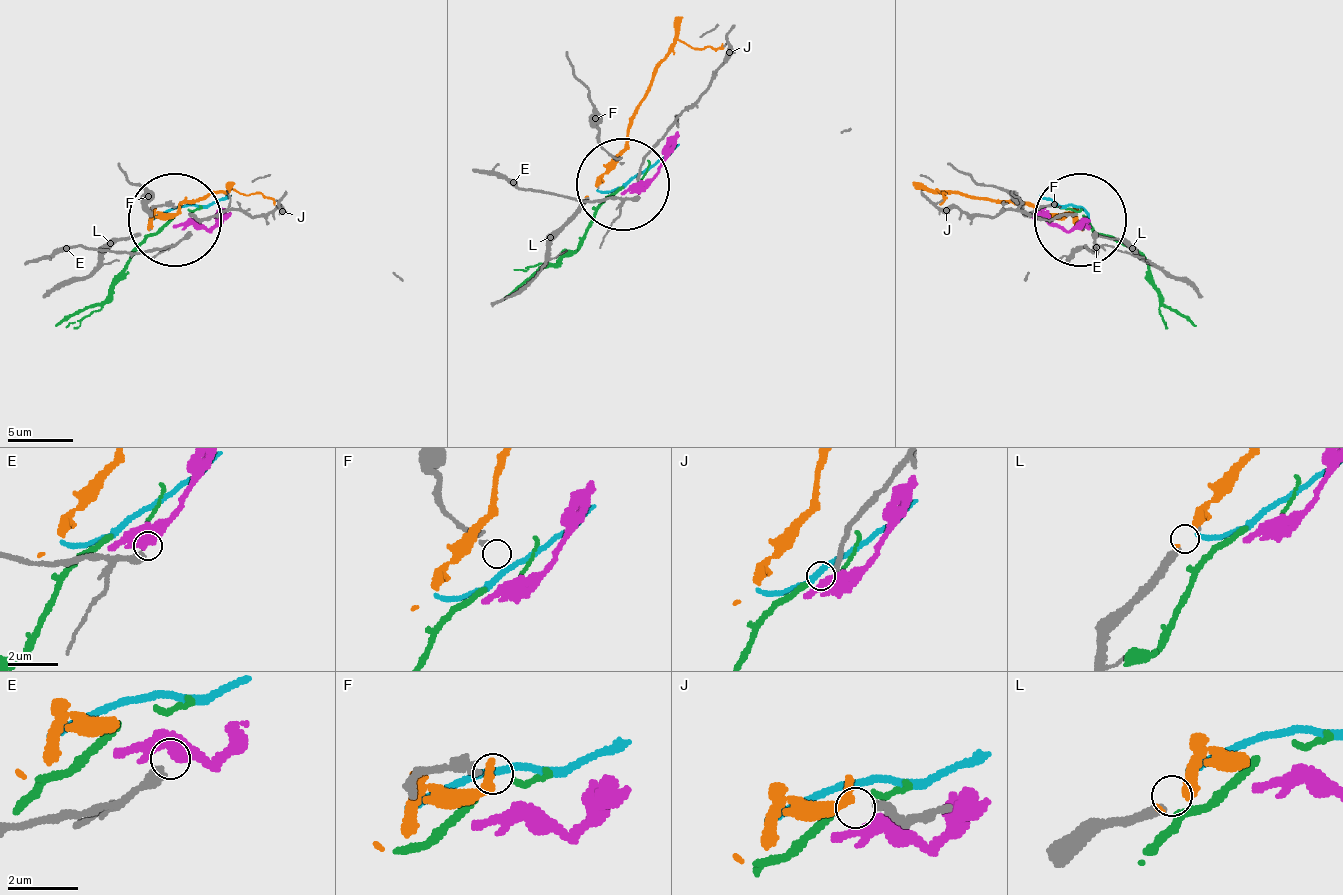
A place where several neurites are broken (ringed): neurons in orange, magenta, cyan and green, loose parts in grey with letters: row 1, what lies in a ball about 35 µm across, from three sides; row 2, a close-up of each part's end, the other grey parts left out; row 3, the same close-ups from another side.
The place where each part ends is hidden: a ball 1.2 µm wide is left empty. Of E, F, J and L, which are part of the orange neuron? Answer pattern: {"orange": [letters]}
{"orange": ["L"]}

